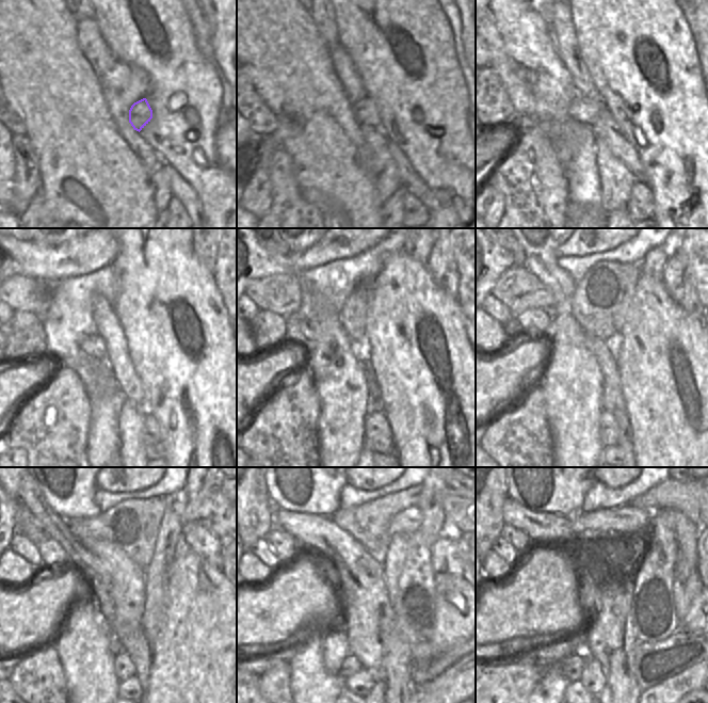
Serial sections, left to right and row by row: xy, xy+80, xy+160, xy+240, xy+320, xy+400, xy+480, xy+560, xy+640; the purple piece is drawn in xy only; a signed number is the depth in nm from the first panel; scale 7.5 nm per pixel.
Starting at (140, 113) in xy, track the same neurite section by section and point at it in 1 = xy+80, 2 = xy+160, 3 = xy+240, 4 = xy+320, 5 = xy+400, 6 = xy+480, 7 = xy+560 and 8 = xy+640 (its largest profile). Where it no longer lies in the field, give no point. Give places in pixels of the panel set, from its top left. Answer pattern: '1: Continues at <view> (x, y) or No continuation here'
1: Continues at xy+80 (365, 111)
2: Continues at xy+160 (585, 111)
3: Continues at xy+240 (94, 346)
4: Continues at xy+320 (299, 329)
5: Continues at xy+400 (537, 321)
6: Continues at xy+480 (51, 555)
7: Continues at xy+560 (285, 547)
8: Continues at xy+640 (519, 540).

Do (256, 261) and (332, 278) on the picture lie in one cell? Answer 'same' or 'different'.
different

